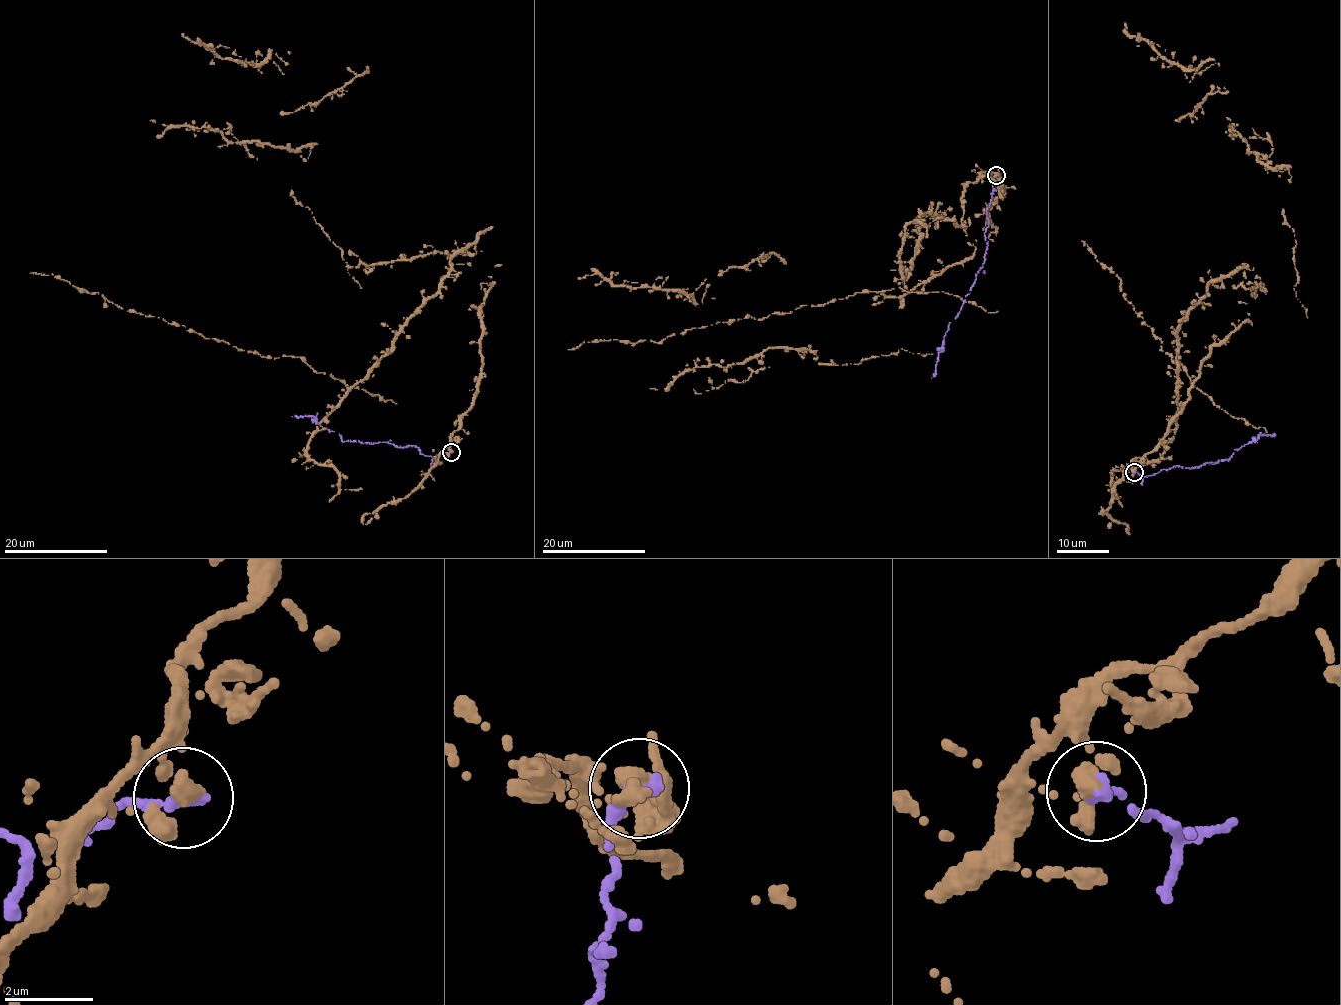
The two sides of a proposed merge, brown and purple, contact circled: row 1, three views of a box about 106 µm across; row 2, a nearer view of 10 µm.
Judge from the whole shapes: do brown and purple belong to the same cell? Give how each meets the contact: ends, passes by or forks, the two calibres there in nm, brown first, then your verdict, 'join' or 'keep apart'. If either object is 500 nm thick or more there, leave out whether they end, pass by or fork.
brown passes by; purple ends there; 300 nm thick on the brown side, 380 nm on the other; keep apart

